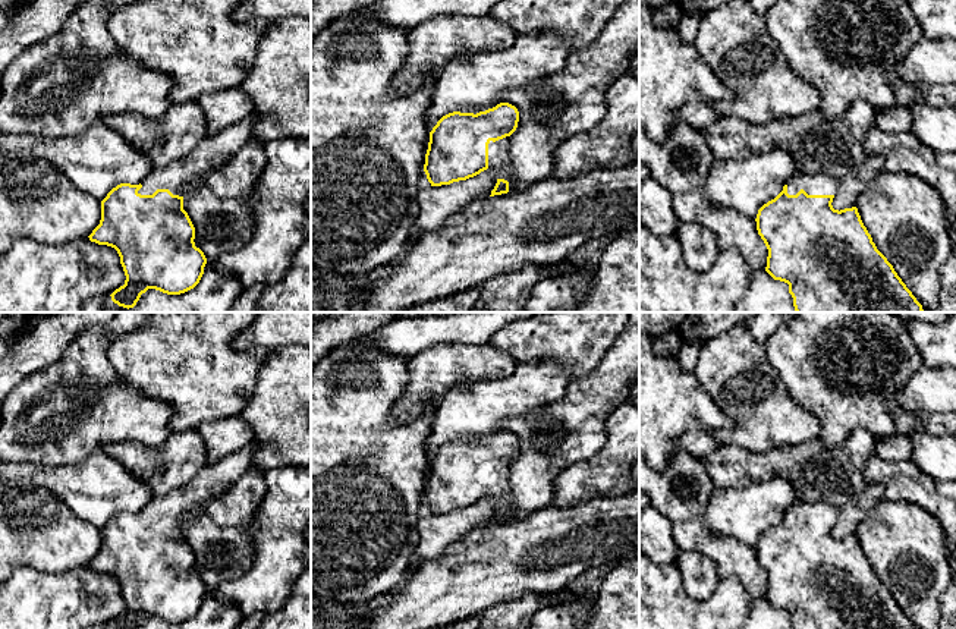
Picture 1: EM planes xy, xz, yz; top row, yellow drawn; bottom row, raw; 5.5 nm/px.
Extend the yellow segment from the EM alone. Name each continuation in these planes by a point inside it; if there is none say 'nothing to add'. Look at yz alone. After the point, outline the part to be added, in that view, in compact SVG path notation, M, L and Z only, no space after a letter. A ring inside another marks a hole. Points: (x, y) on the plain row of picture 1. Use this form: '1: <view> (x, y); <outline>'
1: yz (821, 512); M798 501L787 509L787 522L796 523L804 518L808 523L834 523L837 522L837 509L826 501L808 503Z

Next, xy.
1: xy (182, 505); M254 444L217 462L207 463L180 488L152 497L142 509L141 523L152 523L157 518L169 518L173 523L192 522L201 509L221 496L238 478L254 466Z

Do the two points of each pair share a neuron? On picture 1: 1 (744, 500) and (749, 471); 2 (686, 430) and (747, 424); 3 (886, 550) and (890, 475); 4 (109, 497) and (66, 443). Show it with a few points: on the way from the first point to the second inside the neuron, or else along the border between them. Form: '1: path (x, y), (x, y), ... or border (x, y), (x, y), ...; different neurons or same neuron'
1: border (780, 478), (771, 477), (744, 487), (716, 487); different neurons
2: border (720, 408), (733, 424), (711, 433), (720, 444); different neurons
3: border (884, 499), (915, 503), (923, 509); different neurons
4: border (101, 449), (93, 450), (78, 462), (47, 466); different neurons

